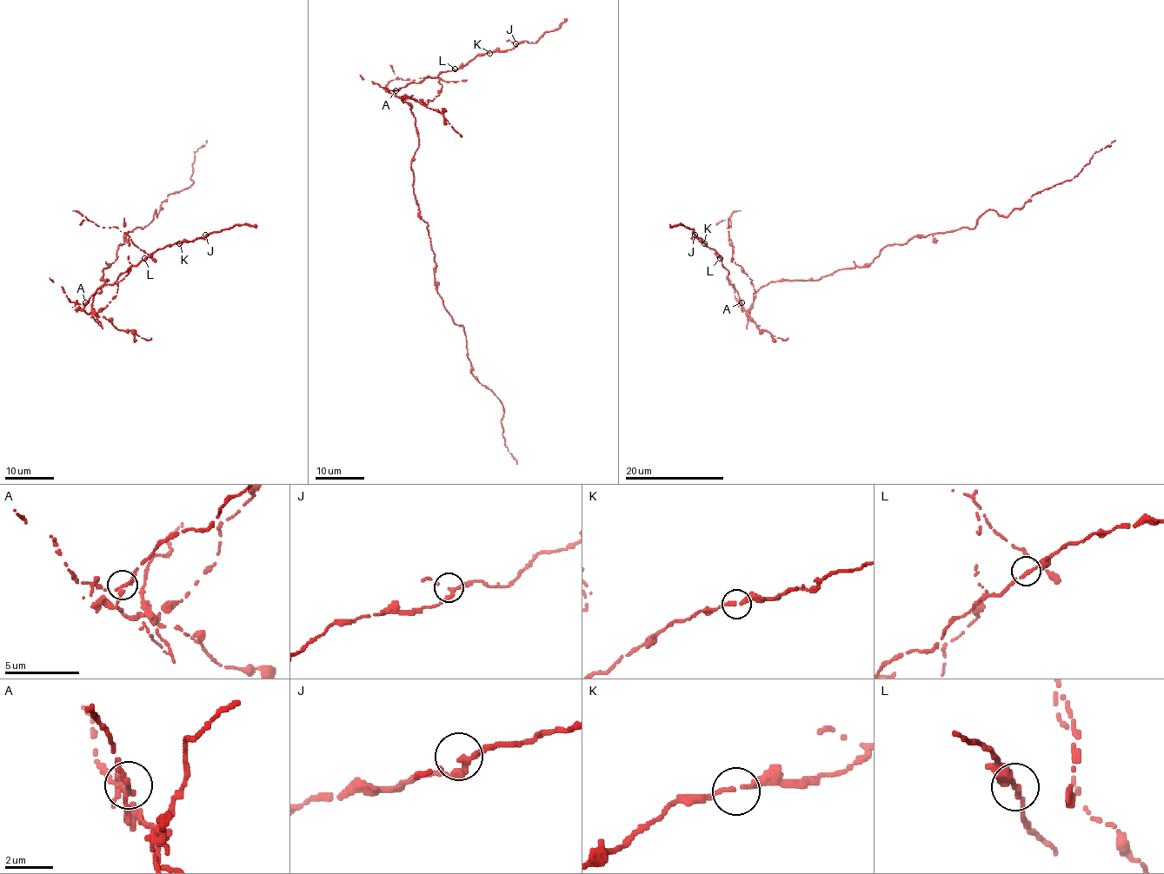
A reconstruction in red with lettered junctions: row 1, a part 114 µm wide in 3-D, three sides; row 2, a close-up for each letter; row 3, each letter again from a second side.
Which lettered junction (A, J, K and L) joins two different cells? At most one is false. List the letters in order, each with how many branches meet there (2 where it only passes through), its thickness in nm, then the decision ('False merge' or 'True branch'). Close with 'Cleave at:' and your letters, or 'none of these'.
A: Branches: 2. Thickness 240 nm. False merge
J: Branches: 2. Thickness 280 nm. True branch
K: Branches: 2. Thickness 240 nm. True branch
L: Branches: 2. Thickness 240 nm. True branch
Cleave at: A

